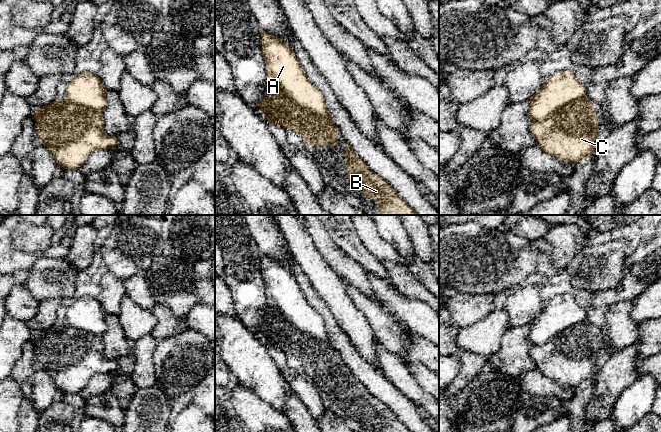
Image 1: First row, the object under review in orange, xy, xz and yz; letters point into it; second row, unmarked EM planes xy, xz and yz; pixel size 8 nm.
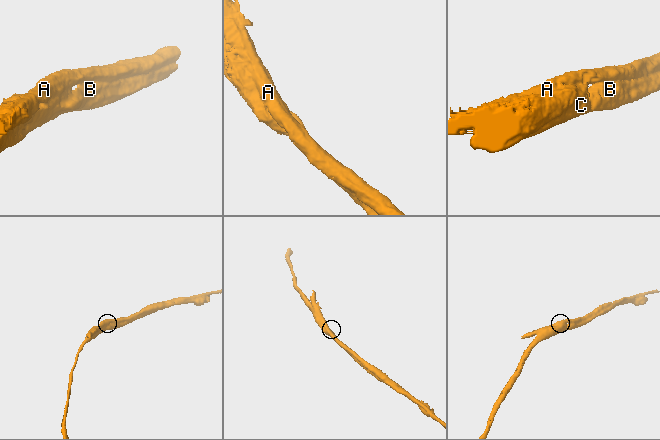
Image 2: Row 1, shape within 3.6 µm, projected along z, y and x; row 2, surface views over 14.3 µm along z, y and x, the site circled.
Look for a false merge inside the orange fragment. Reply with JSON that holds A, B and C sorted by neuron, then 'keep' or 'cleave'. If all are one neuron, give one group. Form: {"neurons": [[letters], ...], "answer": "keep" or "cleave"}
{"neurons": [["A"], ["B", "C"]], "answer": "cleave"}

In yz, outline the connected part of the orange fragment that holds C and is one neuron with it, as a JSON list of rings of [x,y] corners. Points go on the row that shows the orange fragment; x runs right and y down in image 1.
[[[559,107],[548,118],[533,122],[530,133],[546,154],[573,164],[588,159],[597,146],[597,130],[586,126],[584,110]]]

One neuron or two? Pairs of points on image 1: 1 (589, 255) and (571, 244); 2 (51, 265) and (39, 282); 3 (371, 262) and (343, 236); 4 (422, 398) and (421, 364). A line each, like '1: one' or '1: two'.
1: two
2: one
3: one
4: two

